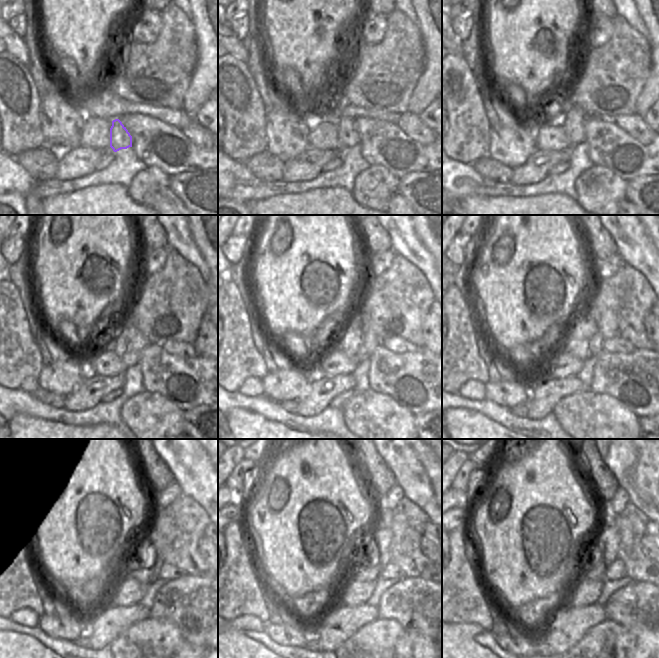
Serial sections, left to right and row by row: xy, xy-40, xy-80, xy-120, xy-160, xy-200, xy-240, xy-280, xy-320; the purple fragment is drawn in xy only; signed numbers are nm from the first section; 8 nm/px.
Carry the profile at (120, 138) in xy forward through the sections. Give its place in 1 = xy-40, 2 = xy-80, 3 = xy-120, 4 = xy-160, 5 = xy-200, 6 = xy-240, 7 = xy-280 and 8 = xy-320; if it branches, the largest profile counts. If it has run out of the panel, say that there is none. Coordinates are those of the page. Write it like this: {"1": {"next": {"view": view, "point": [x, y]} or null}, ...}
{"1": {"next": {"view": "xy-40", "point": [348, 137]}}, "2": {"next": {"view": "xy-80", "point": [573, 121]}}, "3": {"next": {"view": "xy-120", "point": [128, 343]}}, "4": {"next": {"view": "xy-160", "point": [357, 341]}}, "5": {"next": {"view": "xy-200", "point": [583, 340]}}, "6": {"next": {"view": "xy-240", "point": [138, 563]}}, "7": {"next": {"view": "xy-280", "point": [379, 557]}}, "8": {"next": {"view": "xy-320", "point": [608, 538]}}}

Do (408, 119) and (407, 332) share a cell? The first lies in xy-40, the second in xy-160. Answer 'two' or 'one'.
two

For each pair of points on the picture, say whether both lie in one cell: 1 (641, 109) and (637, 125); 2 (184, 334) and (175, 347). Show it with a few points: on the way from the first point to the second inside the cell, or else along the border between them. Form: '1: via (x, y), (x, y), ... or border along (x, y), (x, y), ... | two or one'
1: border along (635, 113), (642, 117) | two
2: border along (193, 342), (165, 341), (161, 344) | two

